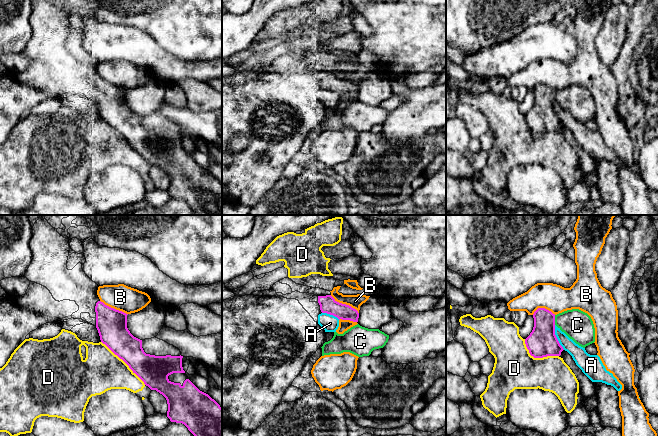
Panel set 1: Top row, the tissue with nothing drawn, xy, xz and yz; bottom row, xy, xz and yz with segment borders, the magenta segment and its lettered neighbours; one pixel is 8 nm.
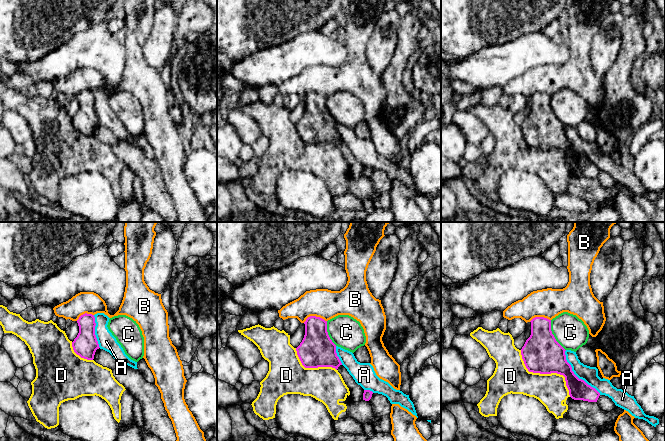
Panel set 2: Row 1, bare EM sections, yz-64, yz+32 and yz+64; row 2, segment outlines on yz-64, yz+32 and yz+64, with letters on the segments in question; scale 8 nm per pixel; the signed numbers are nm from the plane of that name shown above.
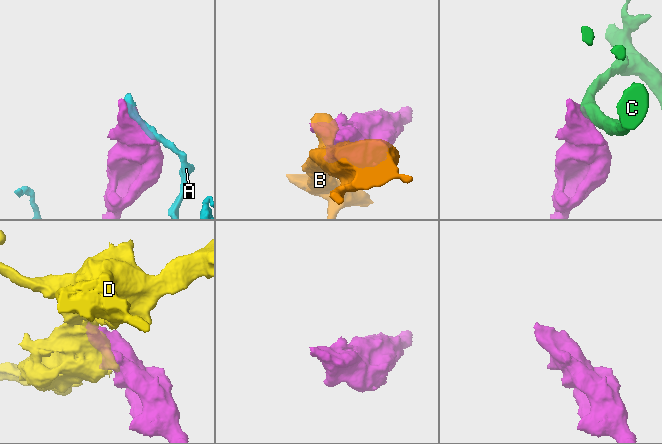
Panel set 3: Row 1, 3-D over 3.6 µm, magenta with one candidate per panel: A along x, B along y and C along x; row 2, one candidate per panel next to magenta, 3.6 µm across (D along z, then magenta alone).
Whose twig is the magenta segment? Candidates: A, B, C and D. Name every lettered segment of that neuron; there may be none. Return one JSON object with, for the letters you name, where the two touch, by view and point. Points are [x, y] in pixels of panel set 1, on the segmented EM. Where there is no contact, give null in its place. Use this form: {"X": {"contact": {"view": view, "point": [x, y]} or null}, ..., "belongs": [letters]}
{"belongs": []}

